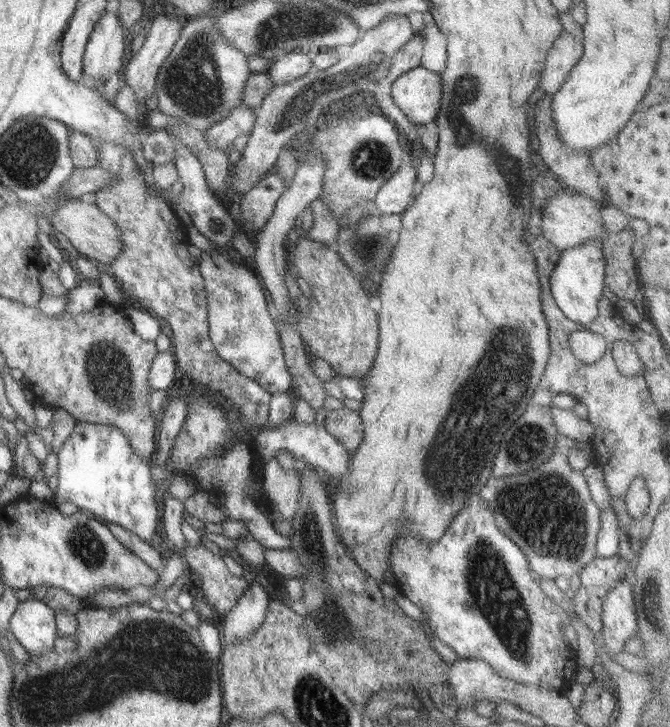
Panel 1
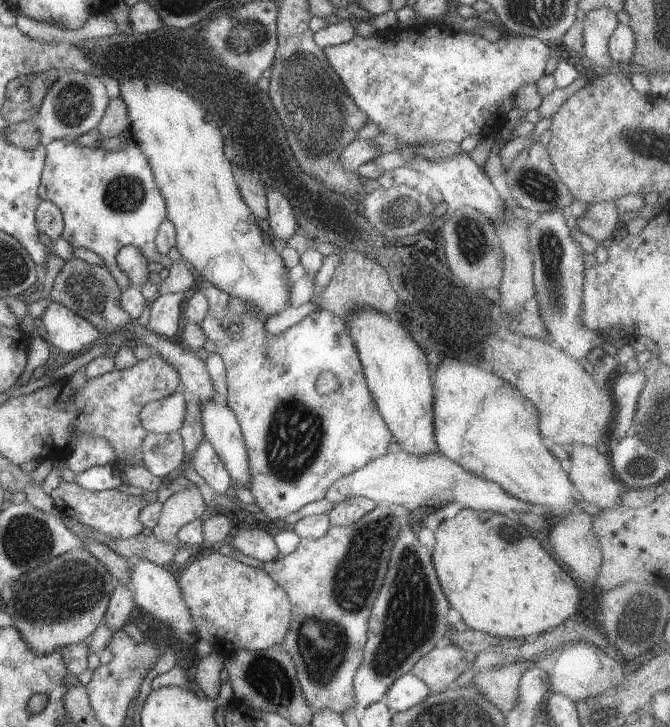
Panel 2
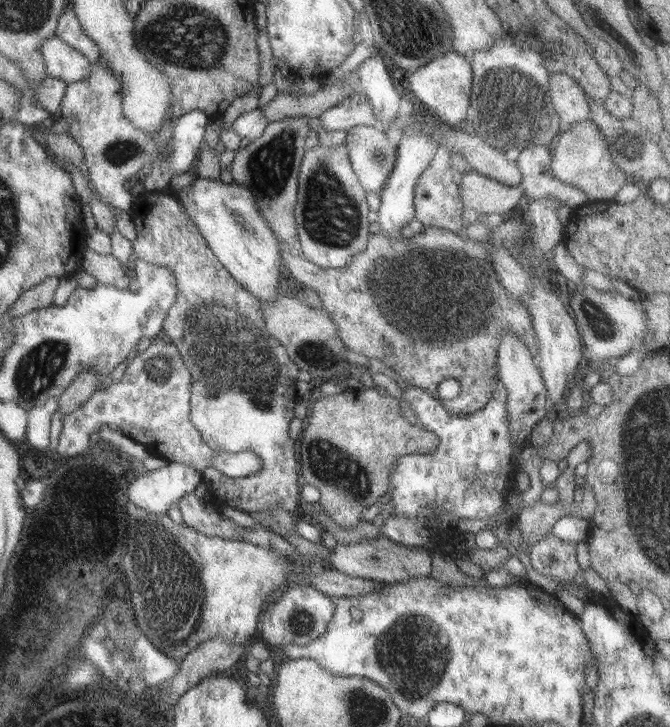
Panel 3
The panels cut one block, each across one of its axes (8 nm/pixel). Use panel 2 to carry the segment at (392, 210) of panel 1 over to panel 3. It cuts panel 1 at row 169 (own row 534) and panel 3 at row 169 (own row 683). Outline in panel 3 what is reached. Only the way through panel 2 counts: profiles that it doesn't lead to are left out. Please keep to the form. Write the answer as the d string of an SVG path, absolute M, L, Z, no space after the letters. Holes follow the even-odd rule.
M354 127L348 132L349 161L367 193L380 195L398 160L397 145L387 144L386 137L379 127Z

